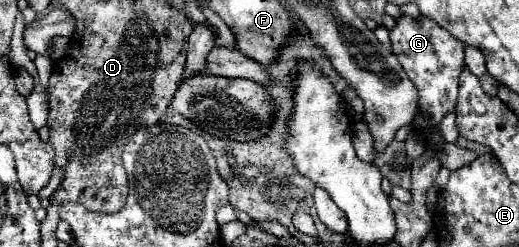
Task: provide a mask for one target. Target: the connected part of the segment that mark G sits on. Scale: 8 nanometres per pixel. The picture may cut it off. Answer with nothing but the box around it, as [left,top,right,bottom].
[391,16,463,120]

